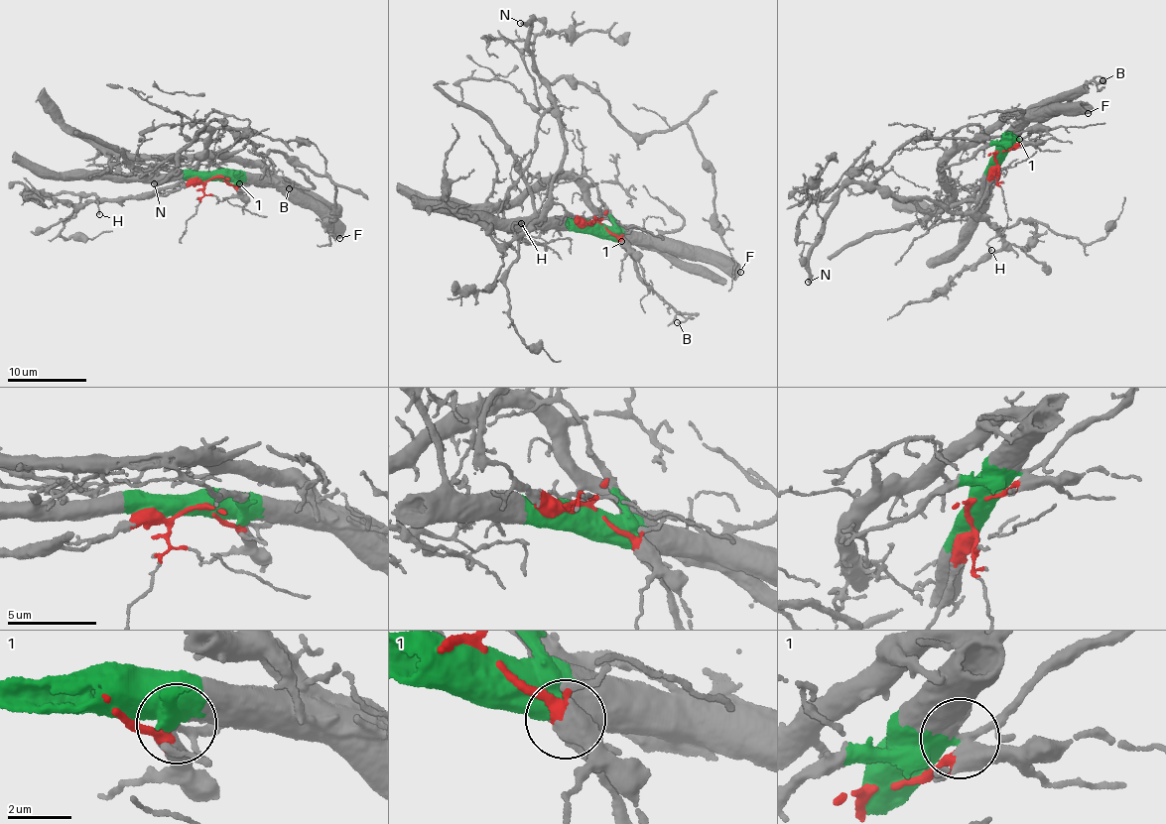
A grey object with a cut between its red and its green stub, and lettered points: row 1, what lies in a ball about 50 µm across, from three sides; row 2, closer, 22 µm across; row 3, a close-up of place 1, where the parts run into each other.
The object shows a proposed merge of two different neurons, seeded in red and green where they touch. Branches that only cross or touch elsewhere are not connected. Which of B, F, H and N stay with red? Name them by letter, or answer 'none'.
H, N

